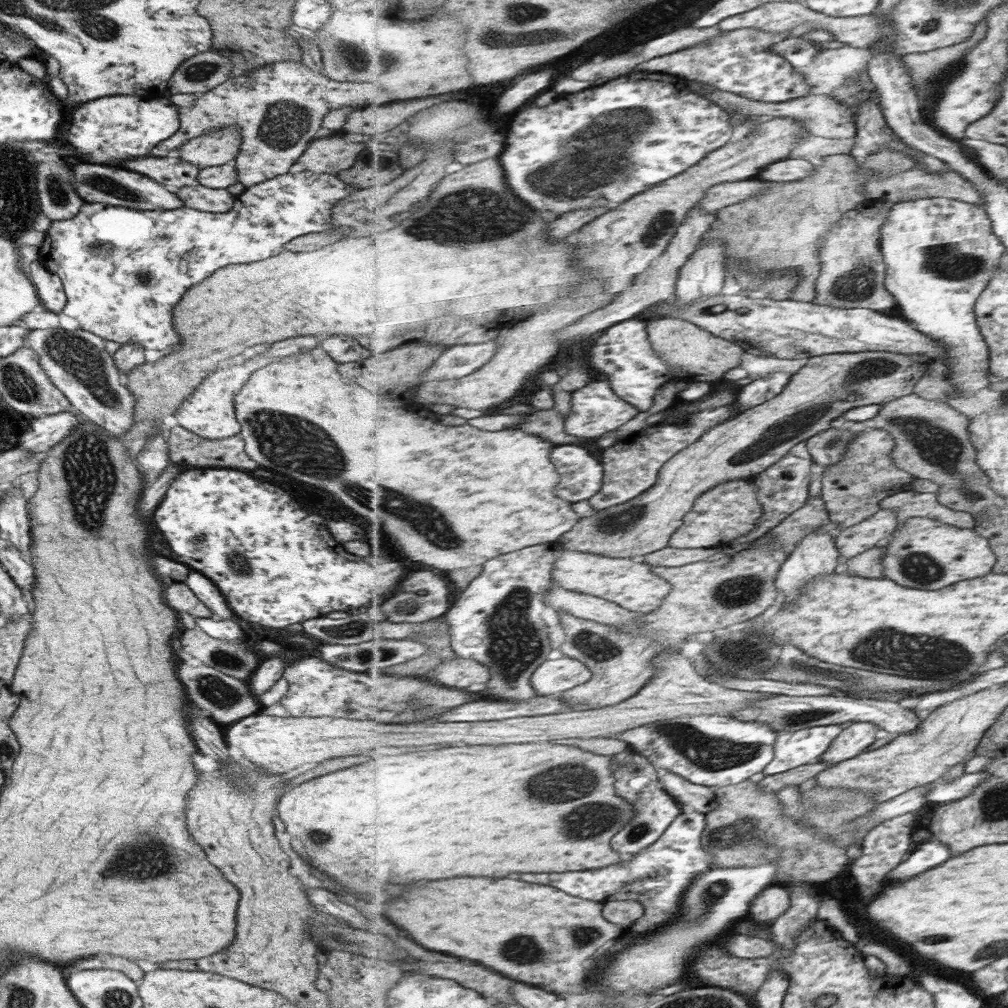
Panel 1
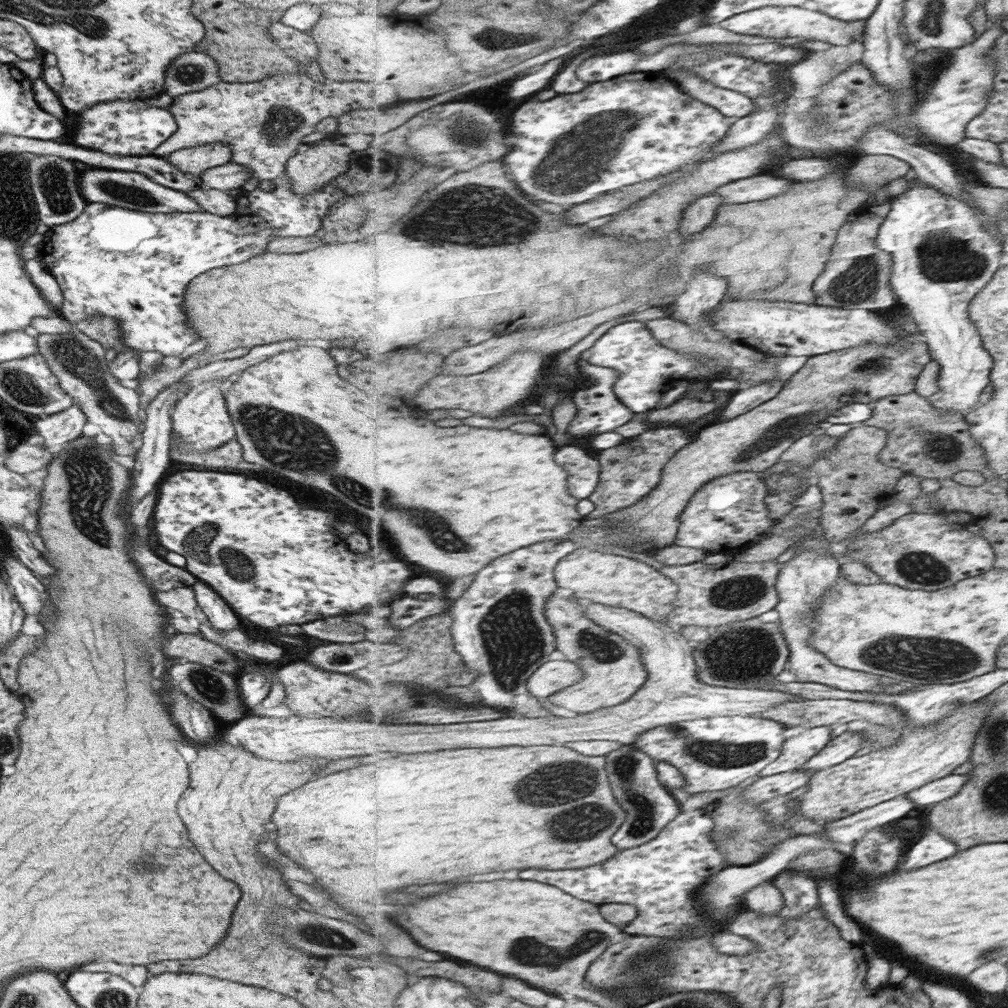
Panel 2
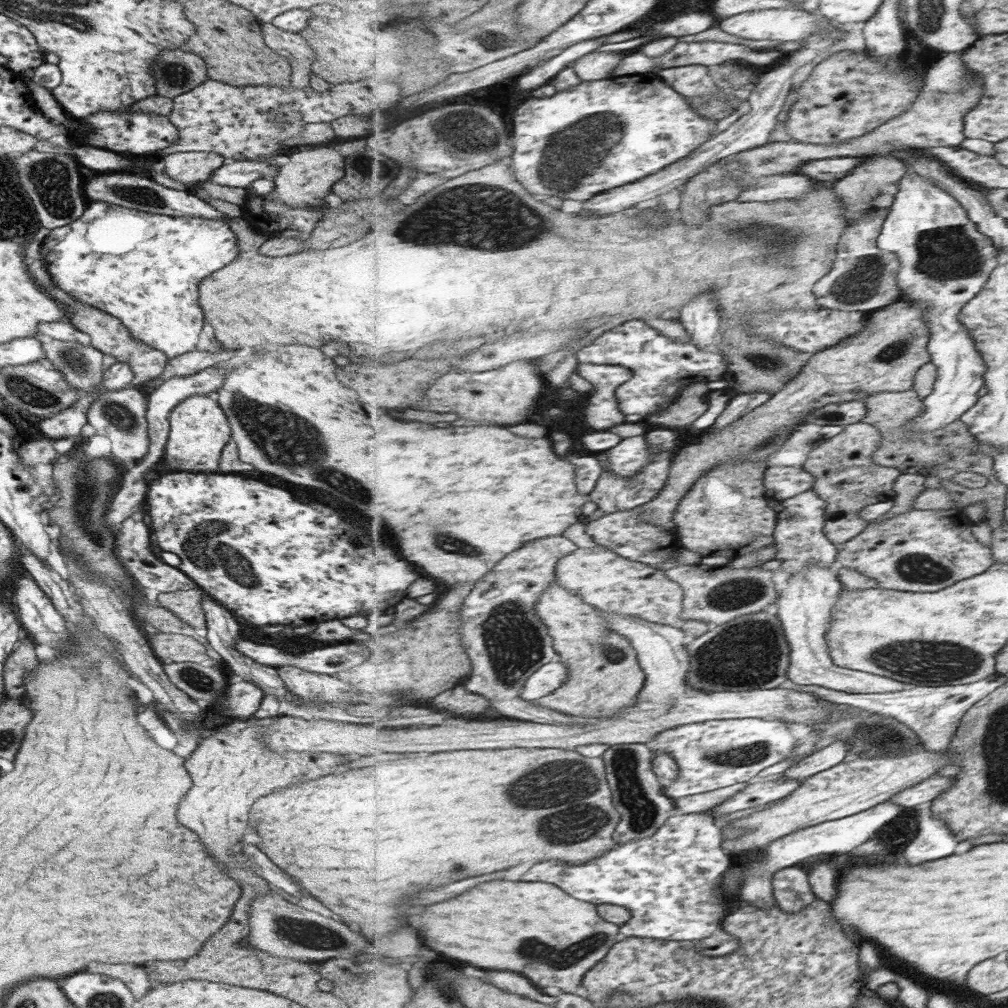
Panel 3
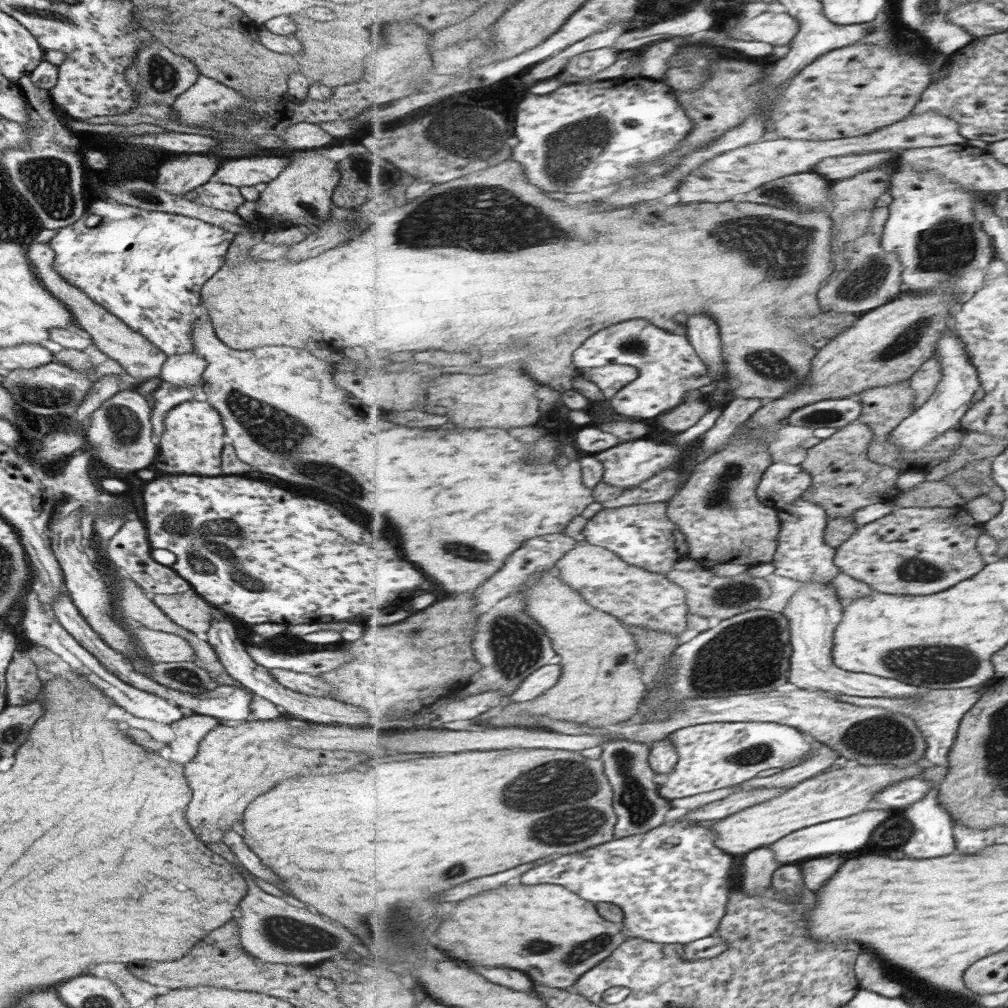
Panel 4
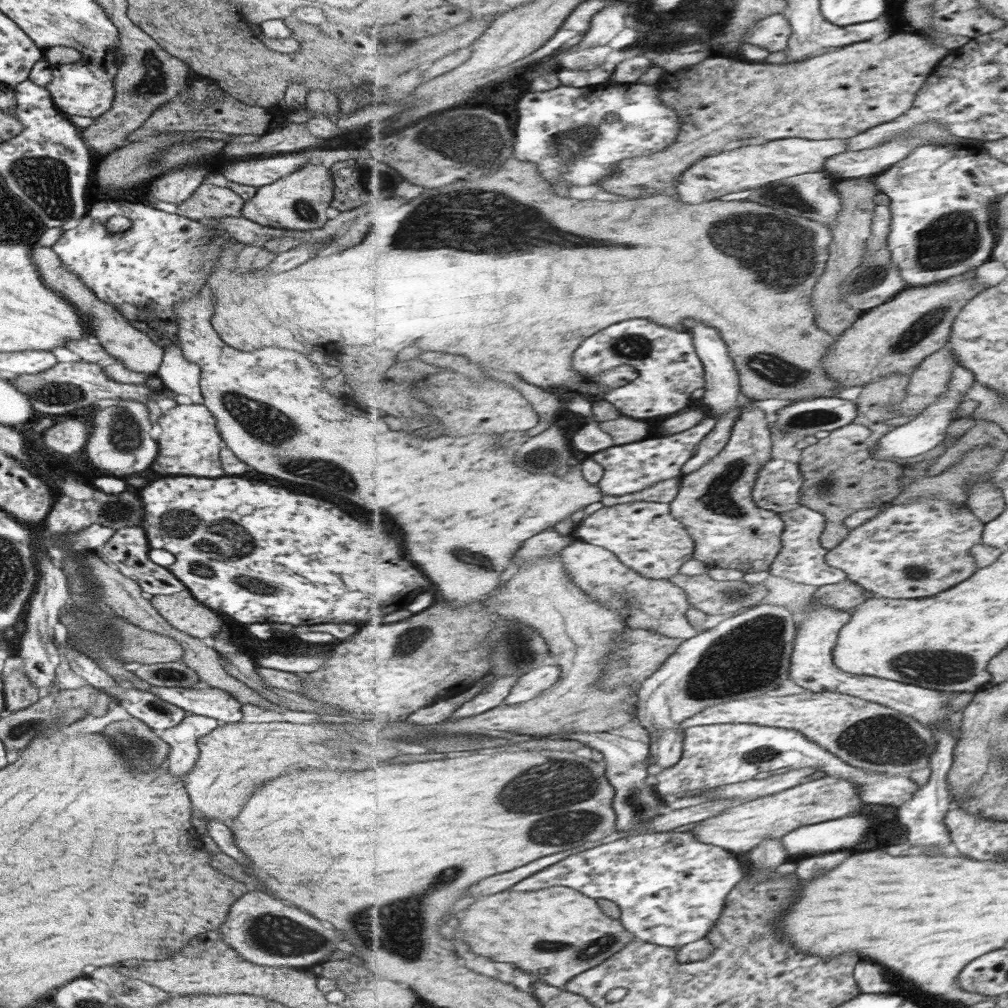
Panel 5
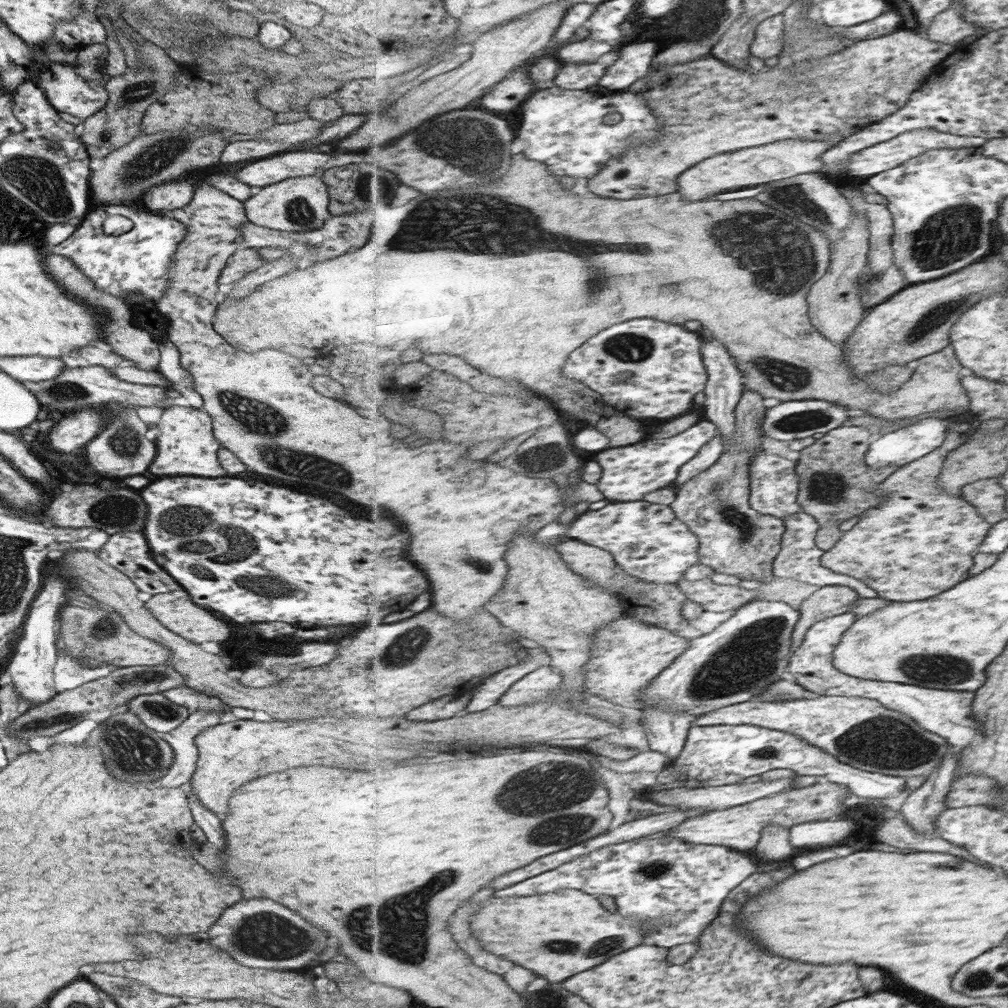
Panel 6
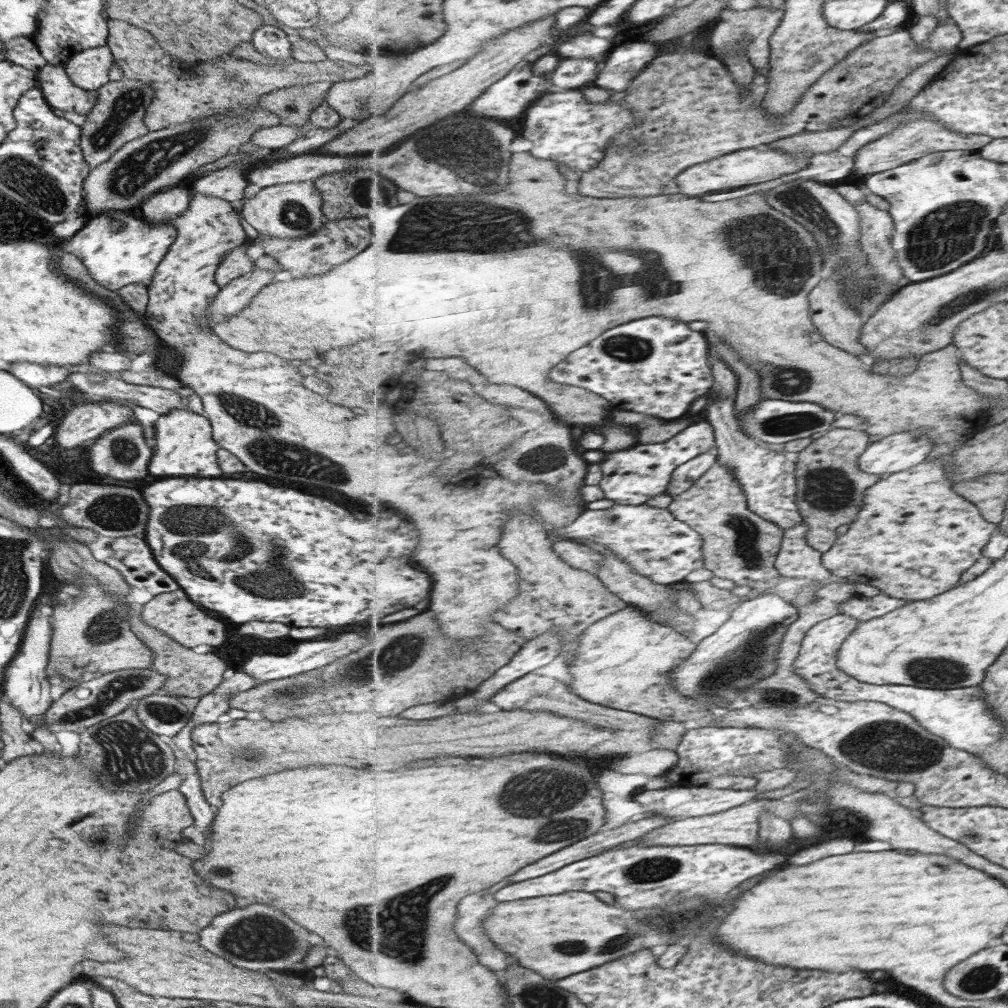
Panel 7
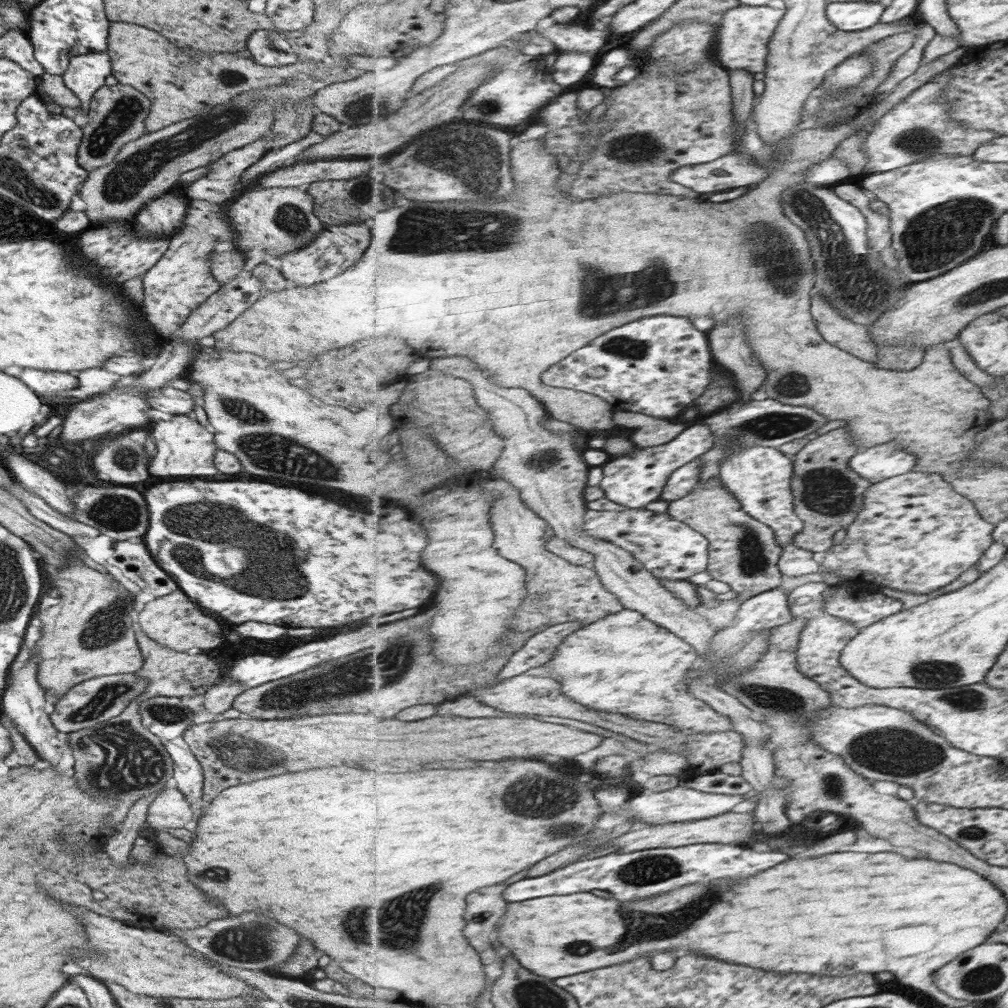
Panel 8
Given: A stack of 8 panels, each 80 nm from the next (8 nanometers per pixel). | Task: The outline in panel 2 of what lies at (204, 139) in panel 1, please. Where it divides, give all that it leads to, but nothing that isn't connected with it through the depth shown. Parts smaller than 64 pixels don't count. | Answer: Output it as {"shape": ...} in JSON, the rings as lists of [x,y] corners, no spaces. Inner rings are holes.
{"shape":[[[221,141],[208,145],[195,145],[193,148],[180,148],[165,158],[180,171],[199,177],[204,170],[229,162],[231,151],[228,149],[228,144]]]}

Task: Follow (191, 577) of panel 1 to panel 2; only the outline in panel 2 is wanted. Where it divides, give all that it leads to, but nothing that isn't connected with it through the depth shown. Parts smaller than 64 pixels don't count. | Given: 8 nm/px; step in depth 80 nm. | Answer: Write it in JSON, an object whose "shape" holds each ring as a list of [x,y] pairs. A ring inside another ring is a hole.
{"shape":[[[199,579],[191,586],[196,603],[206,616],[206,620],[218,631],[228,631],[239,628],[239,618],[225,604],[225,601],[204,582]]]}

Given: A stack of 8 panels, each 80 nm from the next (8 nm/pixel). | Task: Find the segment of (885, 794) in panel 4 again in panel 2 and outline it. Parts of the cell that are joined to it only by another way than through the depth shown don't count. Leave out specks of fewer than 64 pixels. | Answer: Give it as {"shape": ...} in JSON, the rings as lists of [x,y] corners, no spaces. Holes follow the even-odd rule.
{"shape":[[[967,774],[945,776],[943,779],[931,782],[922,788],[917,788],[907,796],[916,802],[919,809],[932,807],[938,802],[957,796],[963,790],[963,787],[969,783],[969,779],[971,779],[971,775]]]}

